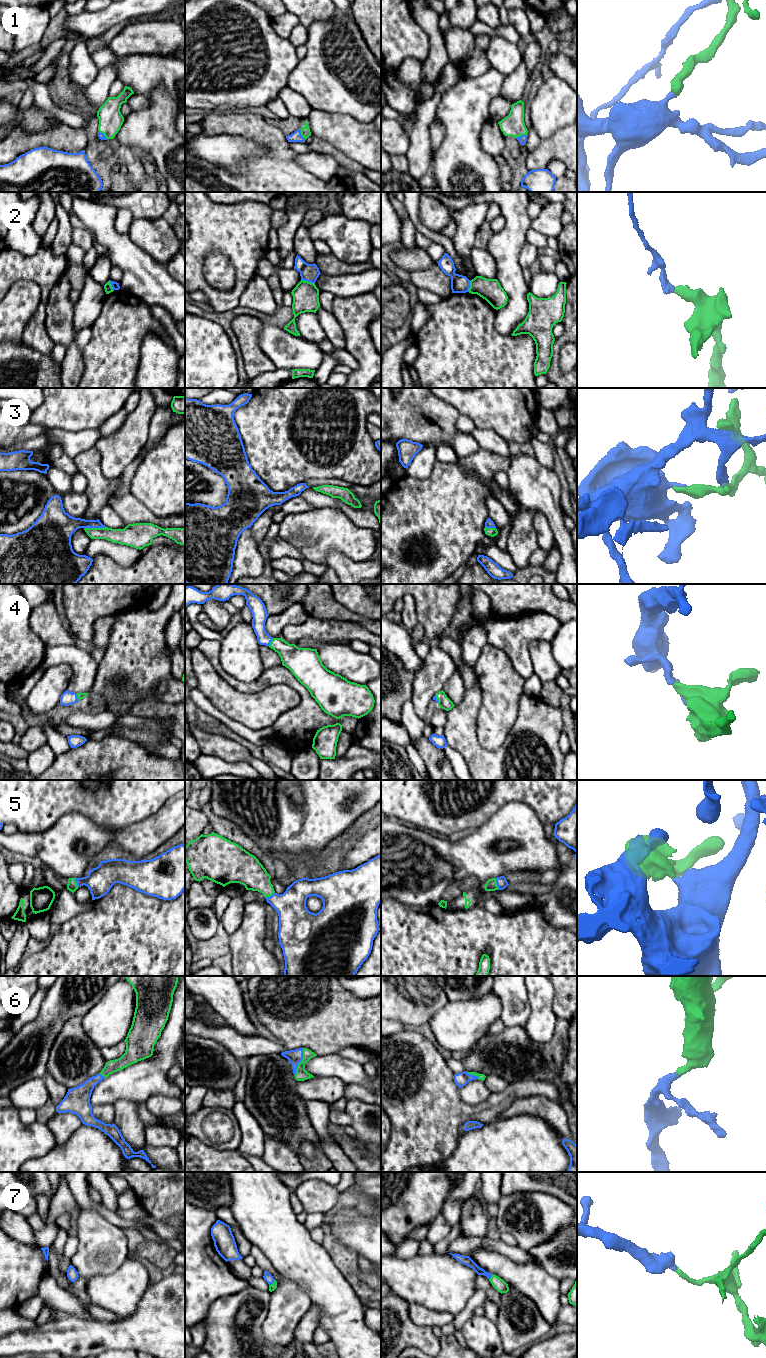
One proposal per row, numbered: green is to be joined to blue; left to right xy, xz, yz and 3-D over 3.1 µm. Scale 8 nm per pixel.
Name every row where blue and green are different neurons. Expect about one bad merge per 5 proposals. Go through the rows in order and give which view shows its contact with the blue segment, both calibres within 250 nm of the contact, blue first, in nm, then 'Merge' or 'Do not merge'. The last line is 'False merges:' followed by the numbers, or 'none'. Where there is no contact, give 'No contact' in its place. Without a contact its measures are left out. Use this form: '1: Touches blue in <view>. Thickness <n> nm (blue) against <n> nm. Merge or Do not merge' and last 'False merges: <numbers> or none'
1: Touches blue in xz. Thickness 80 nm (blue) against 80 nm. Merge
2: Touches blue in xz. Thickness 140 nm (blue) against 200 nm. Do not merge
3: Touches blue in xy. Thickness 200 nm (blue) against 130 nm. Merge
4: Touches blue in xz. Thickness 120 nm (blue) against 200 nm. Merge
5: Touches blue in yz. Thickness 90 nm (blue) against 90 nm. Merge
6: Touches blue in xz. Thickness 110 nm (blue) against 100 nm. Merge
7: Touches blue in xz. Thickness 70 nm (blue) against 60 nm. Merge
False merges: 2

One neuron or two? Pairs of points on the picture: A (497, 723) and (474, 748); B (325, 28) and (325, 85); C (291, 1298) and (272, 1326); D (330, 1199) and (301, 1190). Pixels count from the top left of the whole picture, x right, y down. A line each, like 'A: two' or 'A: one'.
A: two
B: one
C: one
D: one

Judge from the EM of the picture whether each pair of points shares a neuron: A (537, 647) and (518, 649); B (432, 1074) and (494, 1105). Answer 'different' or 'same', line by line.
A: different
B: same

